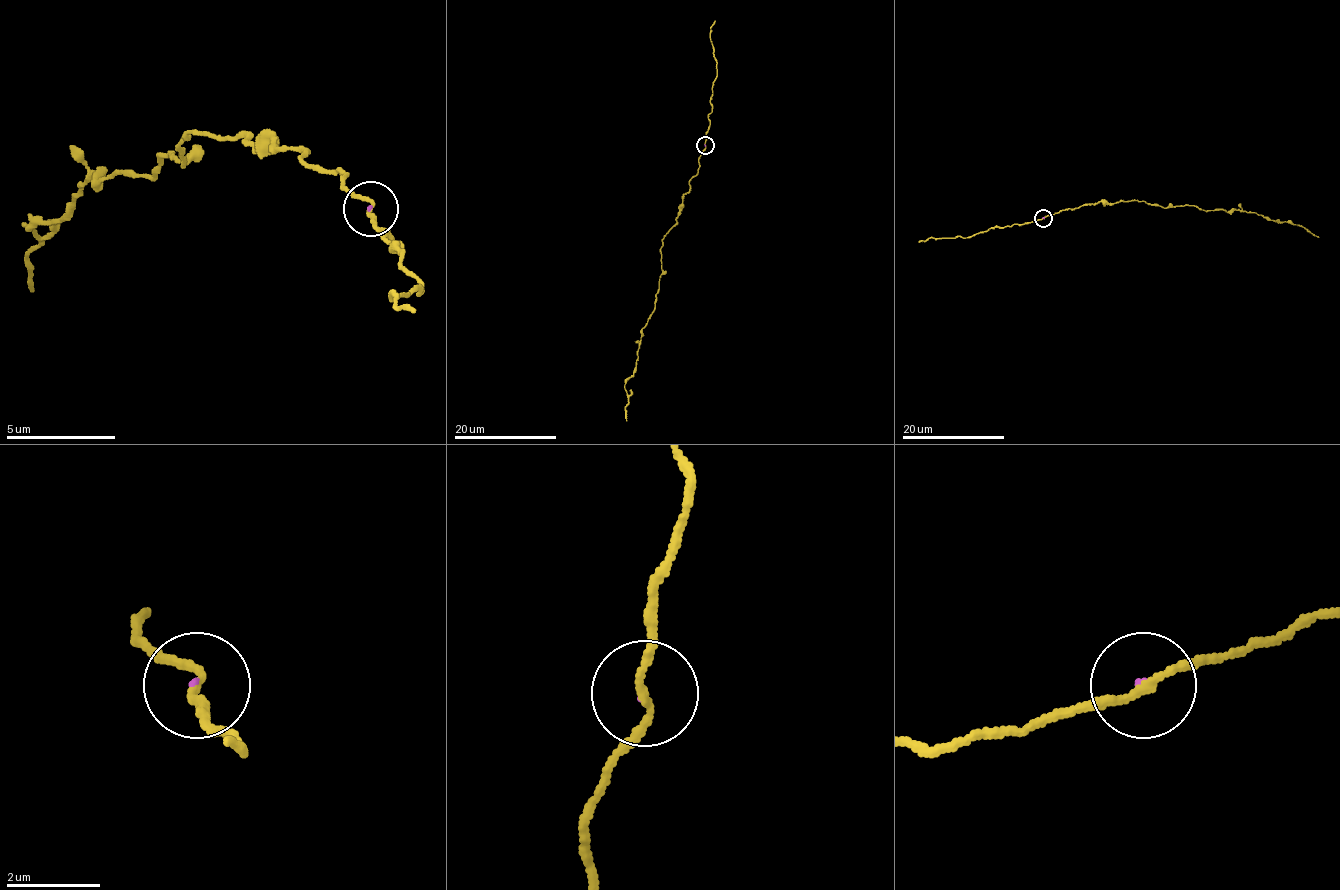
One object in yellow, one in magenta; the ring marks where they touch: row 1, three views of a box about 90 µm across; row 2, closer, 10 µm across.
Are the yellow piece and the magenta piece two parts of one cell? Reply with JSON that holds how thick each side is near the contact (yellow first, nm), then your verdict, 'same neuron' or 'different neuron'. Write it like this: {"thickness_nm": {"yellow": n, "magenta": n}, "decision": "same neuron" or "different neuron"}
{"thickness_nm": {"yellow": 150, "magenta": 70}, "decision": "different neuron"}

